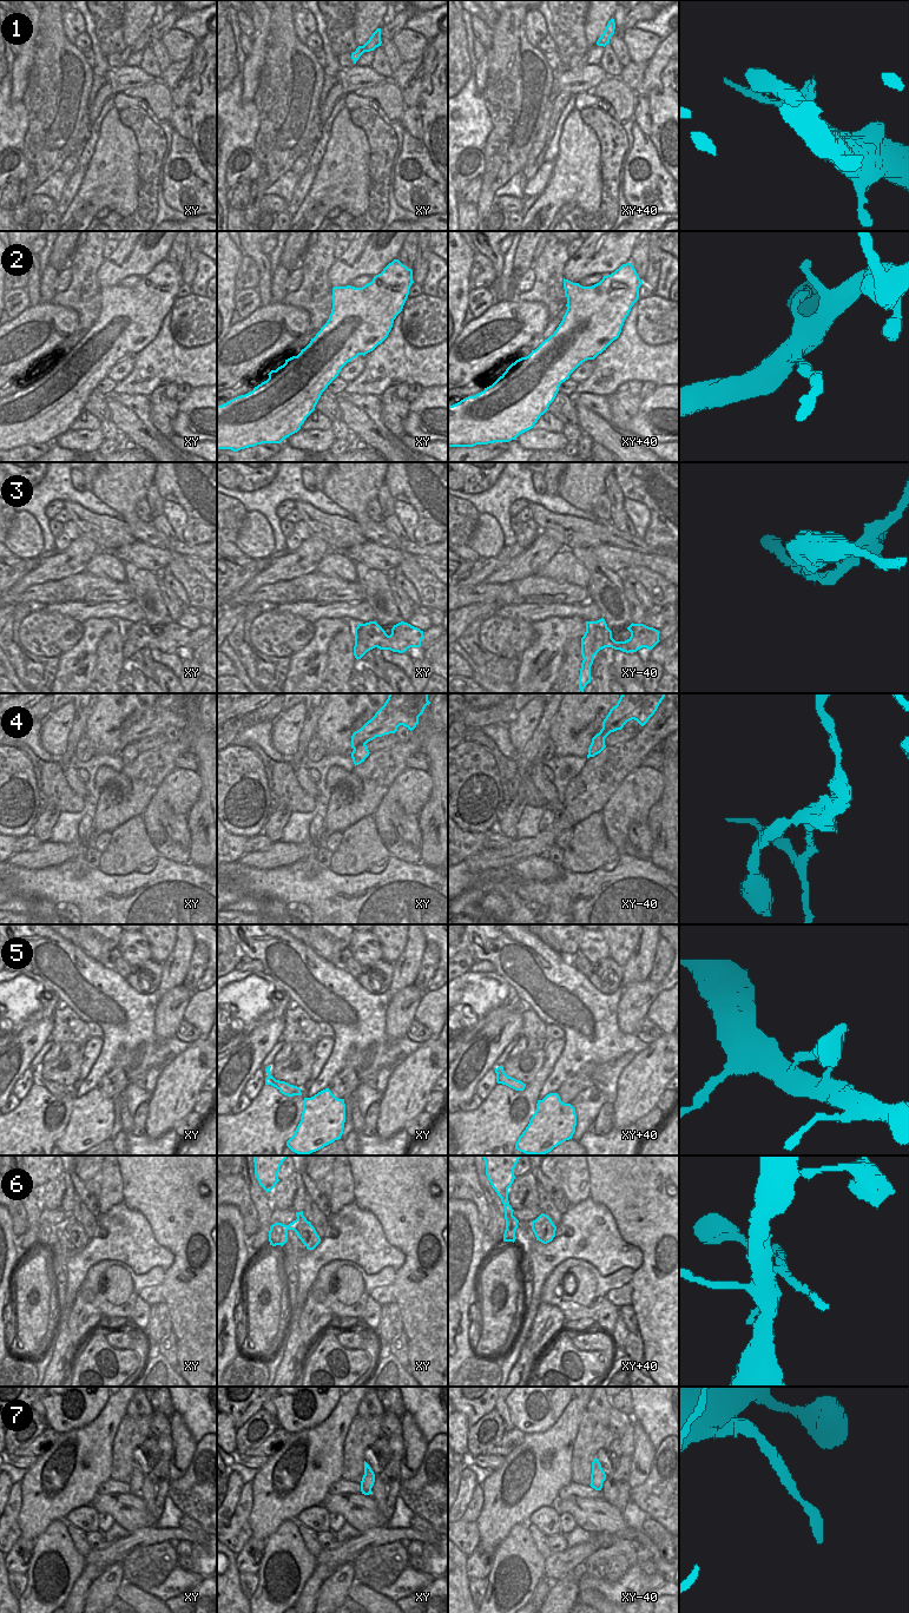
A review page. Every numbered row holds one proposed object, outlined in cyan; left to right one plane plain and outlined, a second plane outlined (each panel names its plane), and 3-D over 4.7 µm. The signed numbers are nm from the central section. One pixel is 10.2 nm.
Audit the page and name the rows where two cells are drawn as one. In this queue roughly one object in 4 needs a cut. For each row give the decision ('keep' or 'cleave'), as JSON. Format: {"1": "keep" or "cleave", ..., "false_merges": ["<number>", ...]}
{"1": "keep", "2": "keep", "3": "keep", "4": "cleave", "5": "keep", "6": "cleave", "7": "keep", "false_merges": ["4", "6"]}

